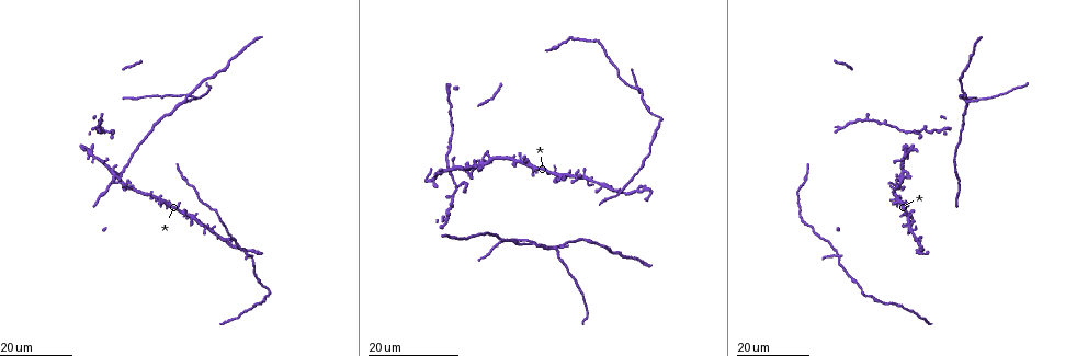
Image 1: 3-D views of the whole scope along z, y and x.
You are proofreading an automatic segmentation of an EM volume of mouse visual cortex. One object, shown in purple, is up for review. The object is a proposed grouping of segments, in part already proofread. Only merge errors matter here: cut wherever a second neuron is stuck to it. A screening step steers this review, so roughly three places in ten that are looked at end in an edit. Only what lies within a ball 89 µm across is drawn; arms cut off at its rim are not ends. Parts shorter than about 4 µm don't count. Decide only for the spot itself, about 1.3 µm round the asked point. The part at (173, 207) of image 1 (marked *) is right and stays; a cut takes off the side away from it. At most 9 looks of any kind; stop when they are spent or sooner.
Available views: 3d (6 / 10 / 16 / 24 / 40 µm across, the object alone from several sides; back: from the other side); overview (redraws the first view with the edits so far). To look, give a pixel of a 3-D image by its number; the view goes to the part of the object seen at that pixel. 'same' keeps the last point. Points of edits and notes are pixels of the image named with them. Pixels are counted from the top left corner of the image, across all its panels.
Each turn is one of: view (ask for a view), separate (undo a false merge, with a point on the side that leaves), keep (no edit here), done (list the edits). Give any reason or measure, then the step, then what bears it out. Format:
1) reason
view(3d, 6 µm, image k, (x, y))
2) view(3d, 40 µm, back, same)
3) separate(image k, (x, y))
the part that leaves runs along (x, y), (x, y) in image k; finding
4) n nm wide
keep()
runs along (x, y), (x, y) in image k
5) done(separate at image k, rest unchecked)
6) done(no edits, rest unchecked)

calibre changes
view(3d, 24 µm, image 1, (566, 264))

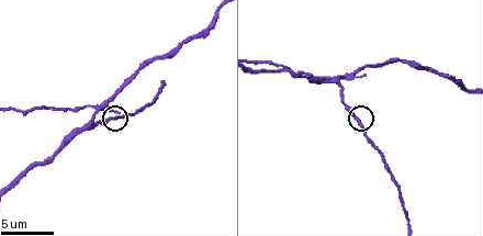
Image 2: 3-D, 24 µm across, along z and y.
closer look
view(3d, 6 µm, image 2, (359, 118))

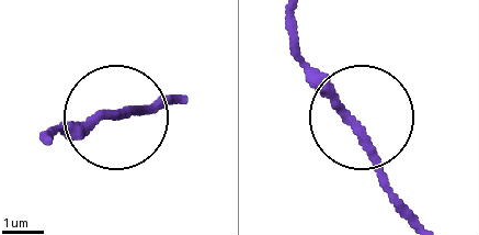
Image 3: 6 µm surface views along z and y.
keep()
runs along (43, 141), (129, 109), (164, 109) in image 3; continuous, no second neuron

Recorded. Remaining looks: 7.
three-way junction
view(3d, 6 µm, image 2, (341, 79))

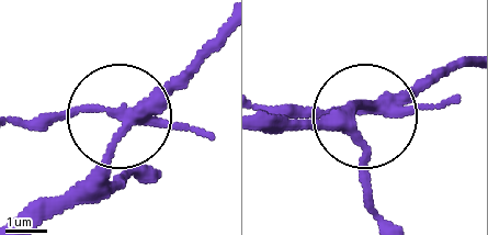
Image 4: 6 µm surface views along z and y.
view(3d, 6 µm, back, image 4, (121, 116))

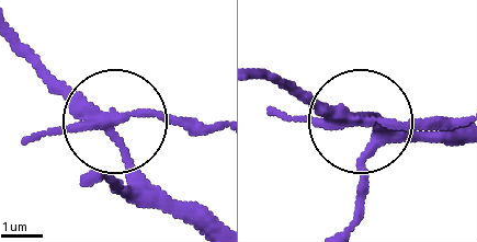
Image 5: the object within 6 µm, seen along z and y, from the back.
side arm 21 µm
separate(image 5, (159, 113))
the part that leaves runs along (102, 126), (140, 115), (214, 126) in image 5; two neurons meet here

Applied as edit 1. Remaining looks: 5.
arms part here
view(3d, 24 µm, image 1, (105, 133))

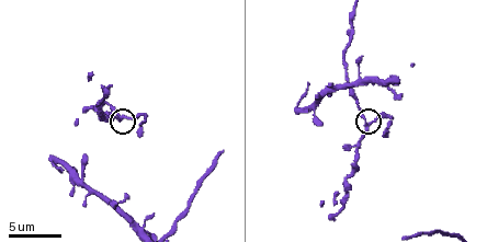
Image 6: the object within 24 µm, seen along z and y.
view(3d, 10 µm, image 6, (367, 127))

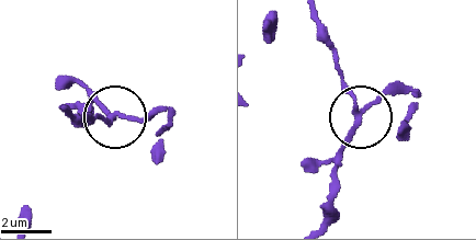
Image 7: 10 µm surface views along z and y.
180 nm wide
keep()
all the same neuron

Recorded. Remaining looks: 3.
thick turns thin
view(3d, 24 µm, image 1, (211, 233))

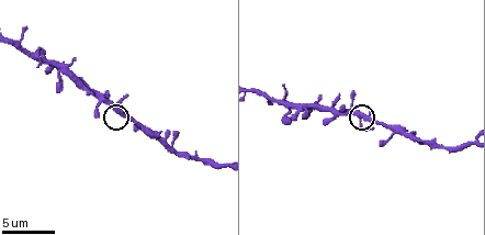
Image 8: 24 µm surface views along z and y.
view(3d, 6 µm, image 8, (368, 116))

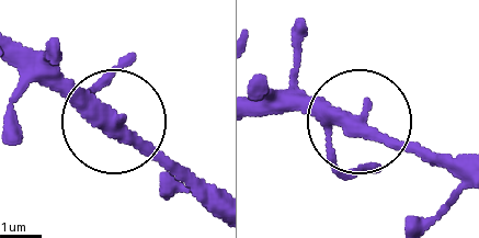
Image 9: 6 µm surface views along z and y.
other side
view(3d, 6 µm, back, image 9, (108, 114))

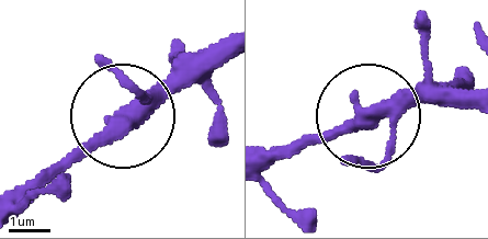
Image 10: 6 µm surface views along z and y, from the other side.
340 nm wide
keep()
runs along (468, 87), (396, 90), (273, 167) in image 10; one neuron here

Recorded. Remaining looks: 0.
done(separate at image 5, rest unchecked)

